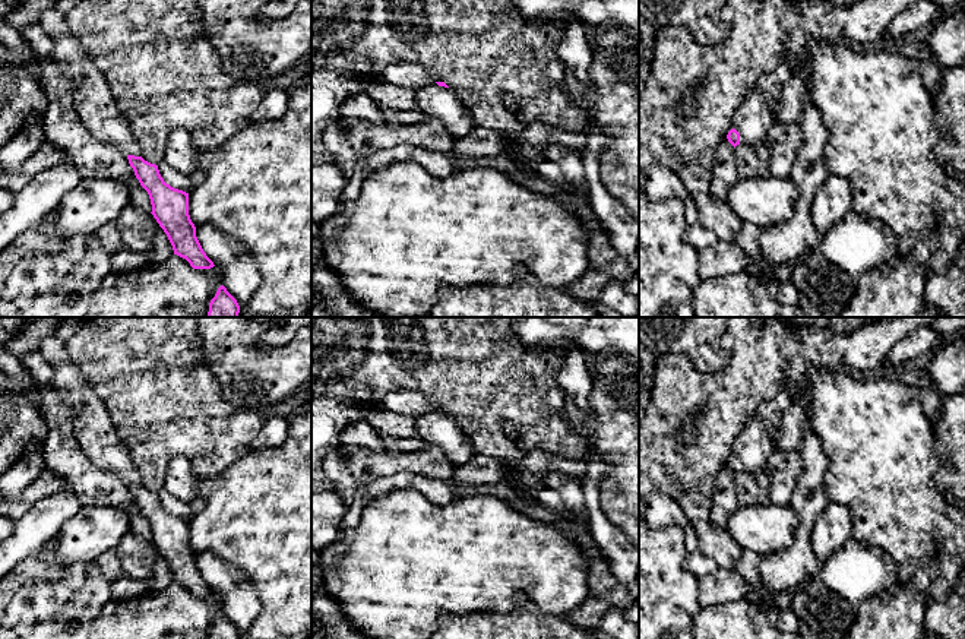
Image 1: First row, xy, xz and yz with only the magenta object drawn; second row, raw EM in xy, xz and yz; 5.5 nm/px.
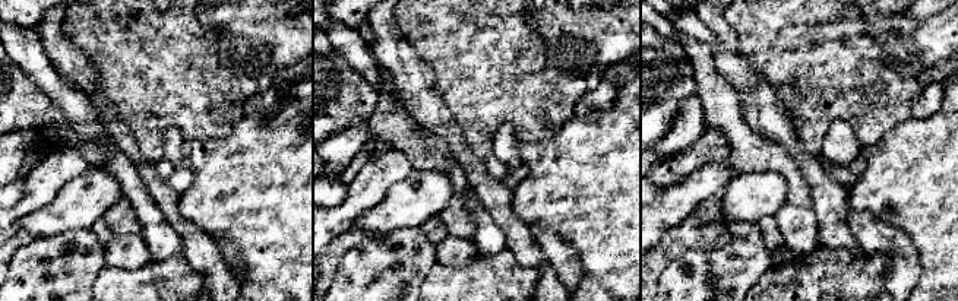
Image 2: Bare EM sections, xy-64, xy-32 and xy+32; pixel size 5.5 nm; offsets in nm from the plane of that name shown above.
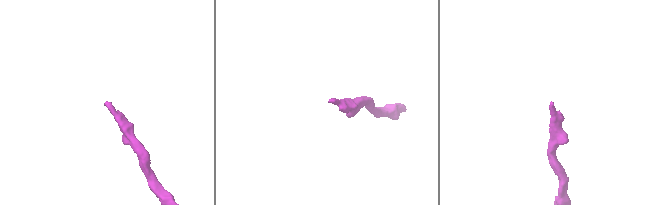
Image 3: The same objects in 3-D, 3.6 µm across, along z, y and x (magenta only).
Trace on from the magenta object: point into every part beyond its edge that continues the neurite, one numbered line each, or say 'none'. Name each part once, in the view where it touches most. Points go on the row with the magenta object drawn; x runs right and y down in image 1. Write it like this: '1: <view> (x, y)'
1: yz (753, 119)

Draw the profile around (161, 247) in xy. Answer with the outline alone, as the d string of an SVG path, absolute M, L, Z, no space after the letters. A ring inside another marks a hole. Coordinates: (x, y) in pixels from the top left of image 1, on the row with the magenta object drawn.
M159 227L154 237L151 262L161 263L173 254L174 254L173 246L164 230Z

